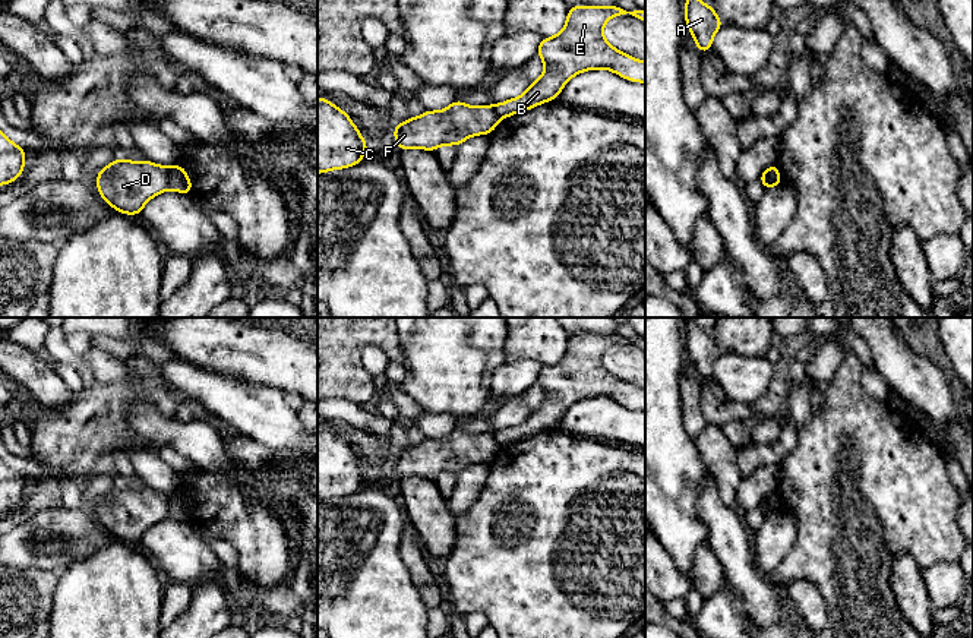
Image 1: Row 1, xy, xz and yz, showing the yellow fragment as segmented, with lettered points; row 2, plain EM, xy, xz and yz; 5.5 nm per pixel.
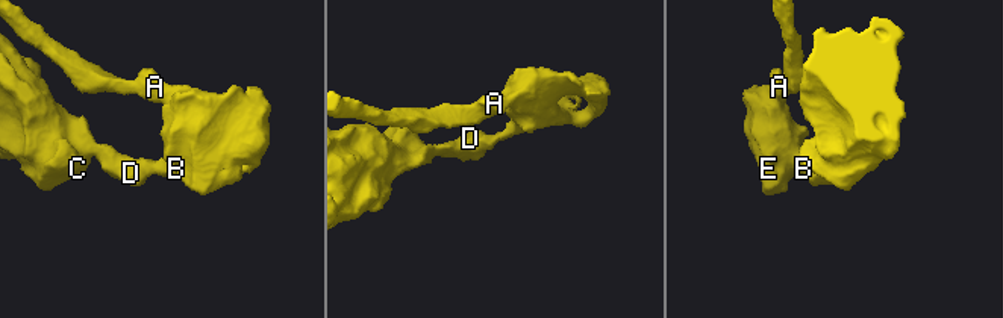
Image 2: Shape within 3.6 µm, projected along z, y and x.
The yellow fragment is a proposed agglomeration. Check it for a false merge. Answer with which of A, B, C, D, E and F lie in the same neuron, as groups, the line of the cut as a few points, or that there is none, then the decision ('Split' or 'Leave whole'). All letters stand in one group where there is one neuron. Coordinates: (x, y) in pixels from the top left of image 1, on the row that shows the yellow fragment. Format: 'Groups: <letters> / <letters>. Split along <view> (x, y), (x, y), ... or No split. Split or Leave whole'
Groups: A B E / C D F. Split along xy (171, 167), (167, 188). Split

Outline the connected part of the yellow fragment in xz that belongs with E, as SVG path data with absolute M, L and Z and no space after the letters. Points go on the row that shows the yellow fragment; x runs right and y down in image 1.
M616 4L569 7L563 29L540 41L537 56L544 61L544 73L521 97L496 104L499 119L556 101L566 82L585 70L606 69L631 82L645 83L645 61L616 50L603 37L603 26L613 16L645 22L645 12L639 9L626 10Z

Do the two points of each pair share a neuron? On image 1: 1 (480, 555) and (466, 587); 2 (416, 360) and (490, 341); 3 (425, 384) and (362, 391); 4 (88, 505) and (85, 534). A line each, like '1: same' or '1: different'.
1: same
2: same
3: different
4: different

